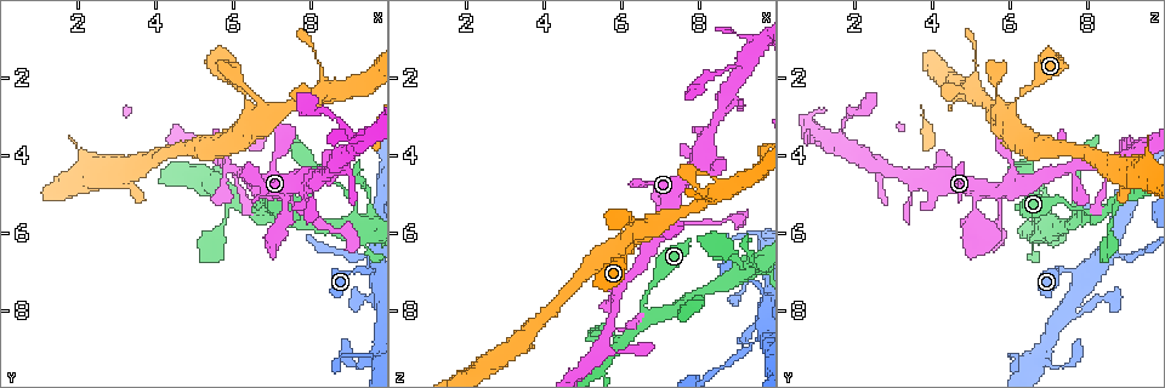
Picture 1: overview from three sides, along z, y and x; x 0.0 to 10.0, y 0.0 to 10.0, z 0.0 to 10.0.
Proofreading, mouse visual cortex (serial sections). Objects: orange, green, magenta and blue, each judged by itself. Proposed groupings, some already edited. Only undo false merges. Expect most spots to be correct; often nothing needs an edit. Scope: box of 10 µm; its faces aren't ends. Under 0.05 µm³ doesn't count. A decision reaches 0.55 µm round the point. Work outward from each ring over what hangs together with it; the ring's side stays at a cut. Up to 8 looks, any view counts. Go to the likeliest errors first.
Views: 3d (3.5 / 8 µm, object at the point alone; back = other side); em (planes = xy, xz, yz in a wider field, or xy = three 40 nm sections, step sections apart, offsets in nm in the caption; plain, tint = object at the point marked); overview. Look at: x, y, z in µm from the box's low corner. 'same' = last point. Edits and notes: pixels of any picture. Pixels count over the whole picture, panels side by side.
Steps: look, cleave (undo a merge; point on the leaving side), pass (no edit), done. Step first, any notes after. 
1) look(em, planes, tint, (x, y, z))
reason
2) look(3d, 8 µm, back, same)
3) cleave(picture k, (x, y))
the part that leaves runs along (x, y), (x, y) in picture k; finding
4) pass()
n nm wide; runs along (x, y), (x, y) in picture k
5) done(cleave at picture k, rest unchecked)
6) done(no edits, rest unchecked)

look(3d, 3.5 µm, (6.55, 2.90, 6.00))
sharp bend

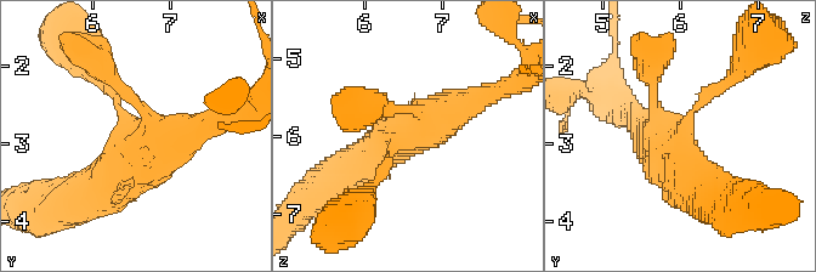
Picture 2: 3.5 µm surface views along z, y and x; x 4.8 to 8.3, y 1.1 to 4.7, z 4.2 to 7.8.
look(em, xy, step 3, tint, (6.60, 2.90, 5.95))
need the tissue

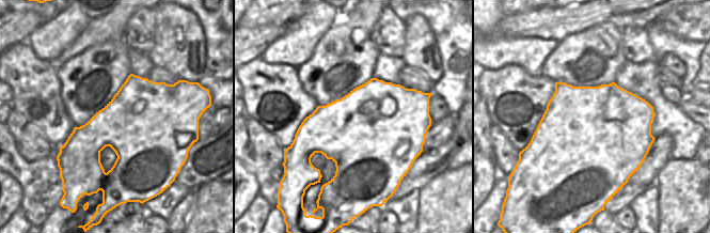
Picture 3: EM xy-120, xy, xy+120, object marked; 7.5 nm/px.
look(em, xy, step 2, tint, same)
cut it another way

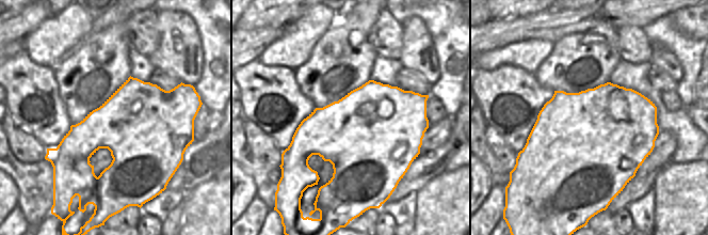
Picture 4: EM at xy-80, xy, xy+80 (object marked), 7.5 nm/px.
pass()
runs along (378, 177), (400, 140), (479, 100) in picture 2; one cell here

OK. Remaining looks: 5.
look(3d, 3.5 µm, (6.70, 5.45, 8.15))
a narrow waist

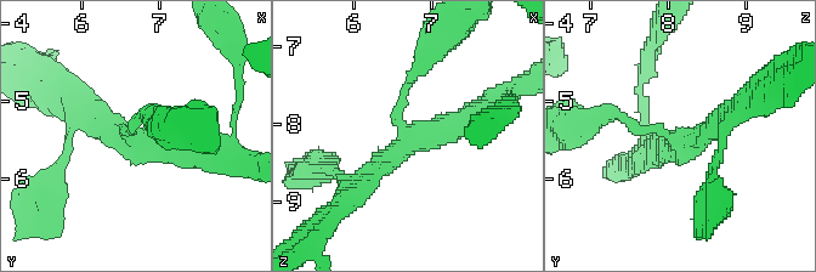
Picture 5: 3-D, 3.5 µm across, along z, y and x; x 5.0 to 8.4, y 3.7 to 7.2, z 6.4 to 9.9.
pass()
3 arms; runs along (142, 113), (131, 139), (214, 151) in picture 5; all the same cell

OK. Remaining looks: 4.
look(3d, 3.5 µm, (9.20, 5.75, 6.95))
small branch off a trunk

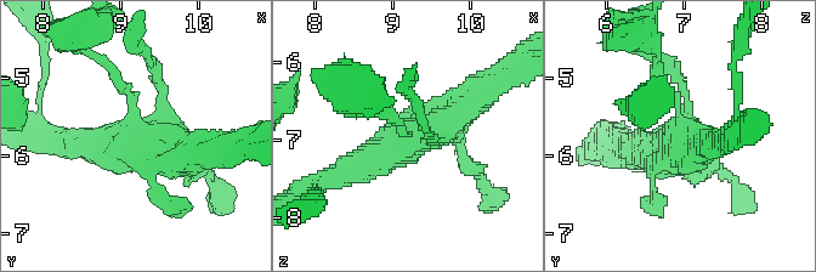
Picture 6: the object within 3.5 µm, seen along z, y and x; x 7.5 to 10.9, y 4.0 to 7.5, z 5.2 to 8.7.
look(em, xy, step 3, tint, (9.15, 5.65, 7.00))
now the EM

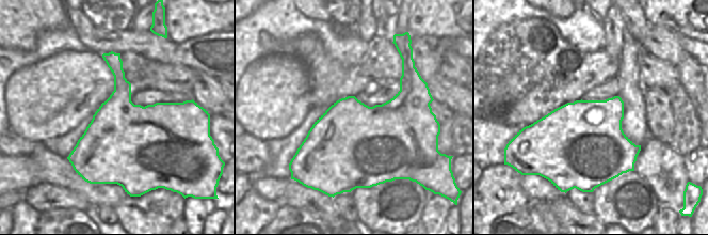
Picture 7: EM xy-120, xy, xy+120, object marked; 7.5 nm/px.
pass()
runs along (347, 173), (441, 129), (466, 85) in picture 6; continuous, no second cell

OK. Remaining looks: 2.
done(no edits, rest unchecked)

